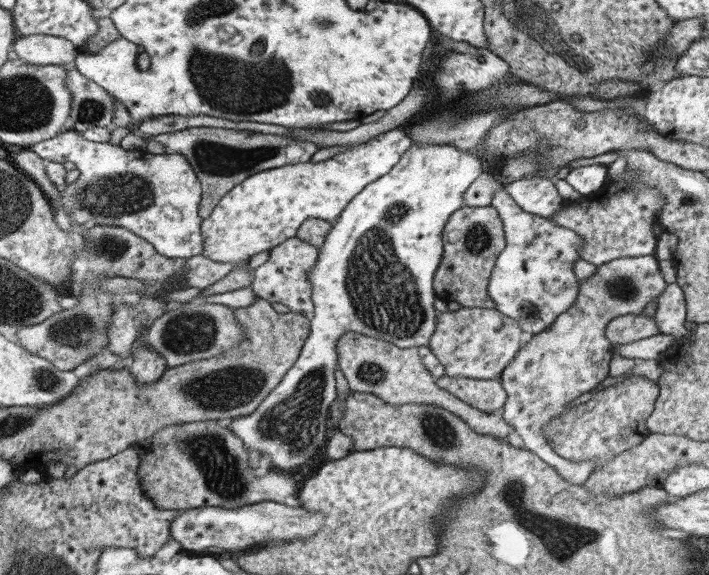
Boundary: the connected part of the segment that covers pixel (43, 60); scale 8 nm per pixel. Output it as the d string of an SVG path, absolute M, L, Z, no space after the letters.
M49 35L20 36L12 43L19 60L30 65L68 65L80 54L72 42Z

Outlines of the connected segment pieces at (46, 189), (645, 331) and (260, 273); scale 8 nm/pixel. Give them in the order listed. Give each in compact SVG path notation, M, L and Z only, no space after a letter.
M29 148L11 154L15 154L15 156L5 157L15 166L24 169L26 175L31 178L48 199L60 198L60 190L47 178L45 171L43 171L46 161L42 161Z
M621 315L613 318L606 326L604 336L611 344L629 344L643 338L657 336L657 324L653 317L639 315Z
M296 236L288 238L269 250L267 260L252 272L250 289L256 297L267 302L279 302L290 311L305 314L311 320L313 303L311 300L311 285L306 272L316 263L318 249L311 244L299 240Z

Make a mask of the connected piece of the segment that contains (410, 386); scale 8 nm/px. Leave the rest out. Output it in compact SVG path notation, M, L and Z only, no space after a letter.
M347 332L338 340L336 353L337 368L345 378L349 391L375 394L385 404L432 404L460 418L473 432L507 442L507 434L512 429L509 424L499 416L466 405L446 390L437 387L436 380L421 364L417 347L405 350L377 338Z

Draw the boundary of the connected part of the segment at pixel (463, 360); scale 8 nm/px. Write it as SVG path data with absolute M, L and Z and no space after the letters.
M460 307L455 312L438 313L428 348L442 364L449 378L489 380L500 376L501 370L519 350L522 330L518 323L494 309Z

